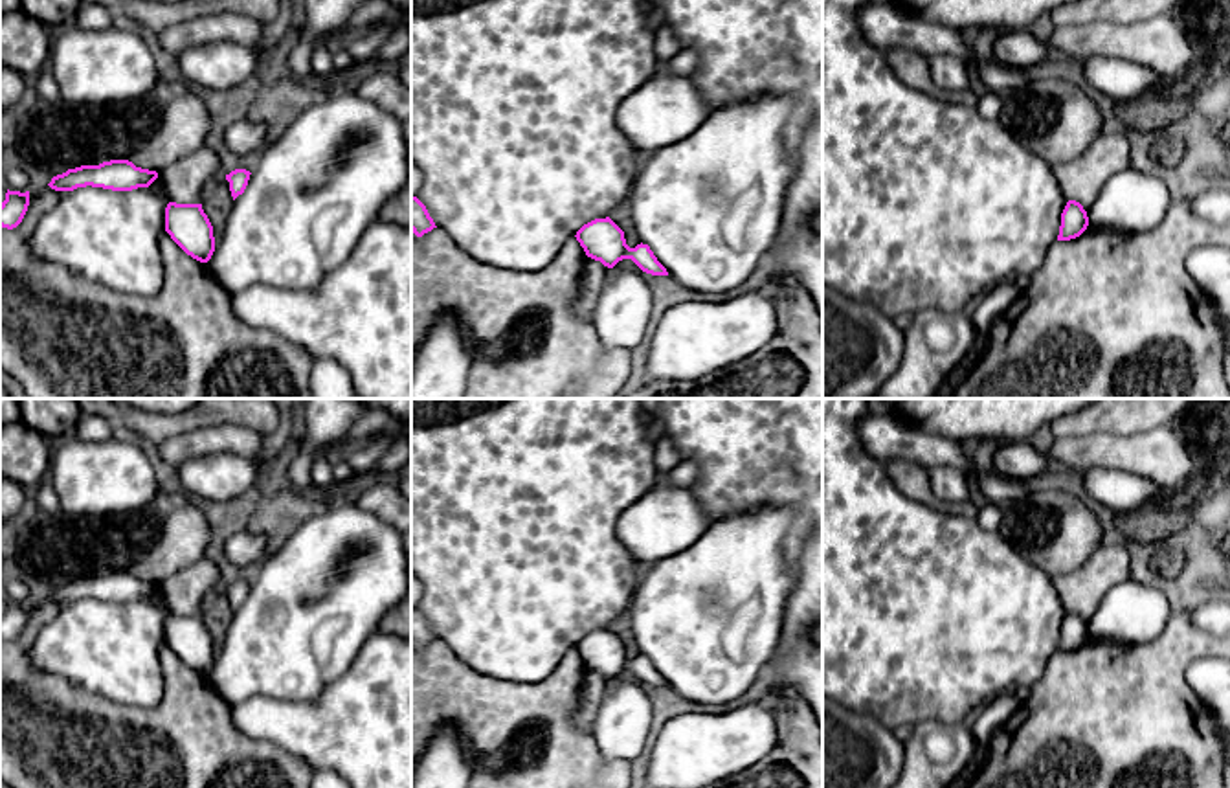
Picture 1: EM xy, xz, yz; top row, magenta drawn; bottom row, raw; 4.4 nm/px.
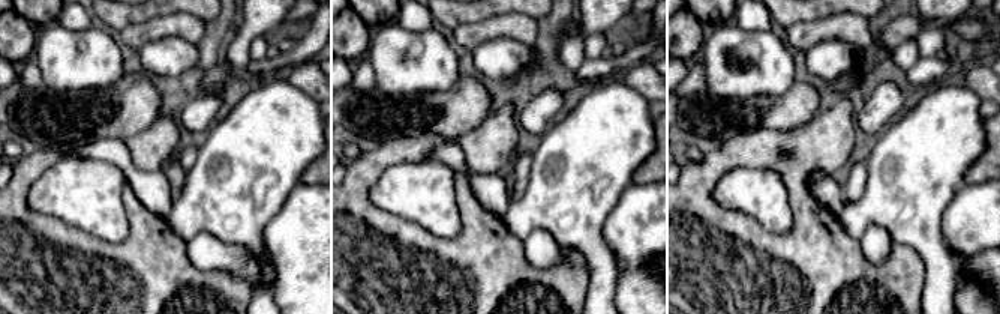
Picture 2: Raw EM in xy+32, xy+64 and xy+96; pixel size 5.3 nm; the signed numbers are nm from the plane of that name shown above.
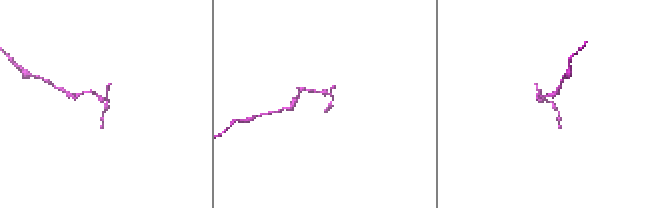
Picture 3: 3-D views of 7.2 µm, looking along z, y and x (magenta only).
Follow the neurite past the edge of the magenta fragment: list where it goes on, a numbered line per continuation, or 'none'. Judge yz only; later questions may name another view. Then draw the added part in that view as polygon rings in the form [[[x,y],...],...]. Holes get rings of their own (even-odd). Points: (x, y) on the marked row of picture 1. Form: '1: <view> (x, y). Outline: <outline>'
none

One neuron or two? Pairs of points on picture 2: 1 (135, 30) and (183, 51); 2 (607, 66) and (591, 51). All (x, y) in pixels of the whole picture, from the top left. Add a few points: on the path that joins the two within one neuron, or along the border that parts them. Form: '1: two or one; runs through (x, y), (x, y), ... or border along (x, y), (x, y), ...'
1: two; border along (192, 42), (183, 38), (158, 38), (138, 50)
2: two; border along (601, 54), (585, 57)

